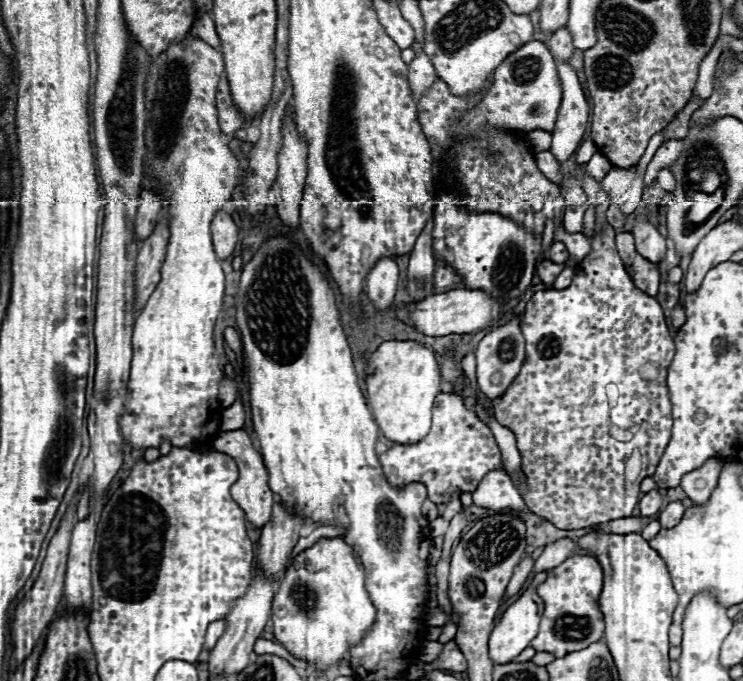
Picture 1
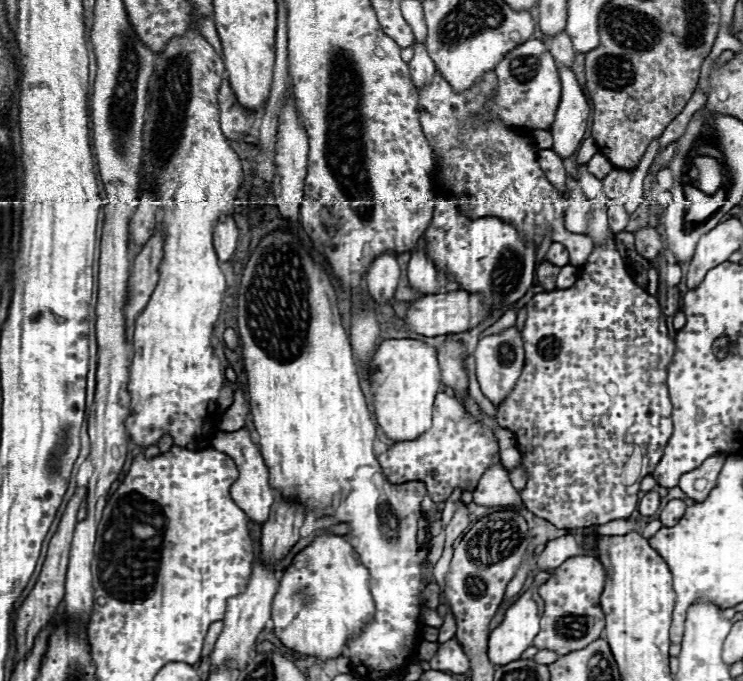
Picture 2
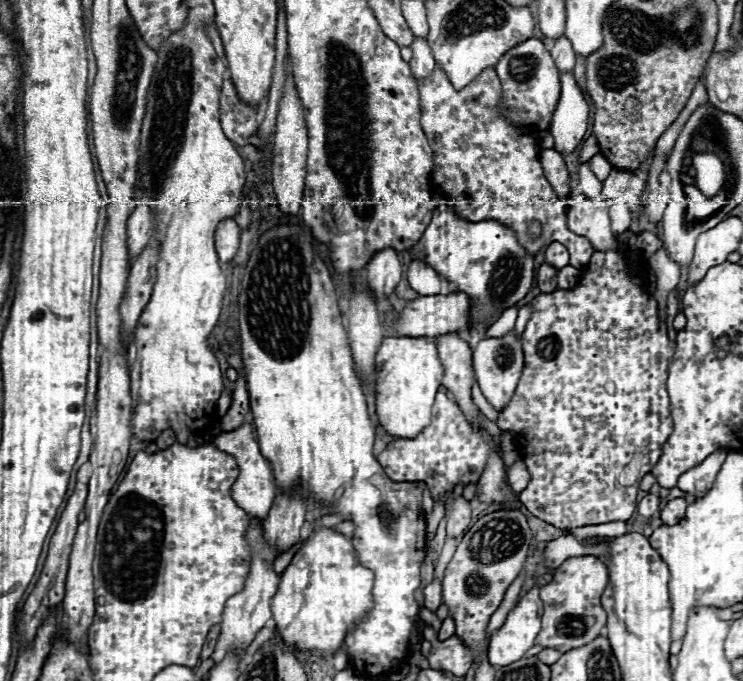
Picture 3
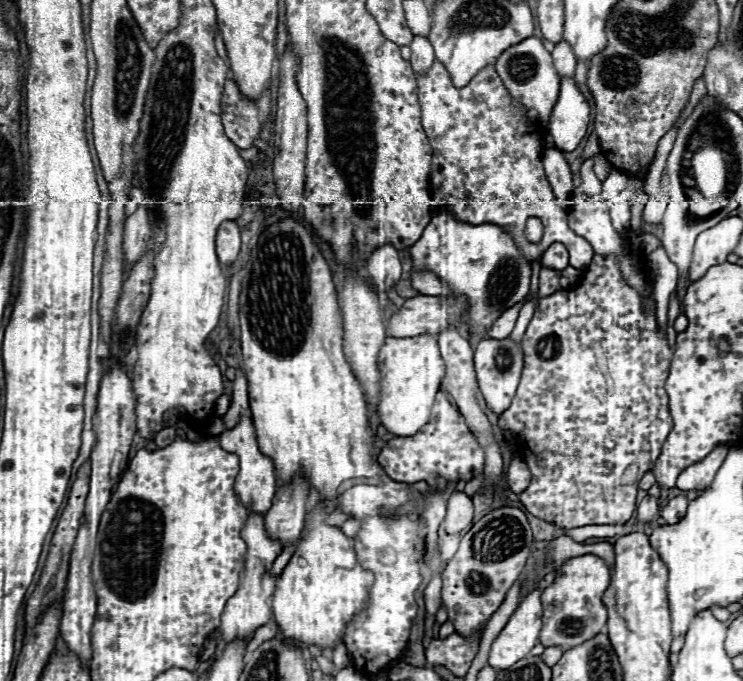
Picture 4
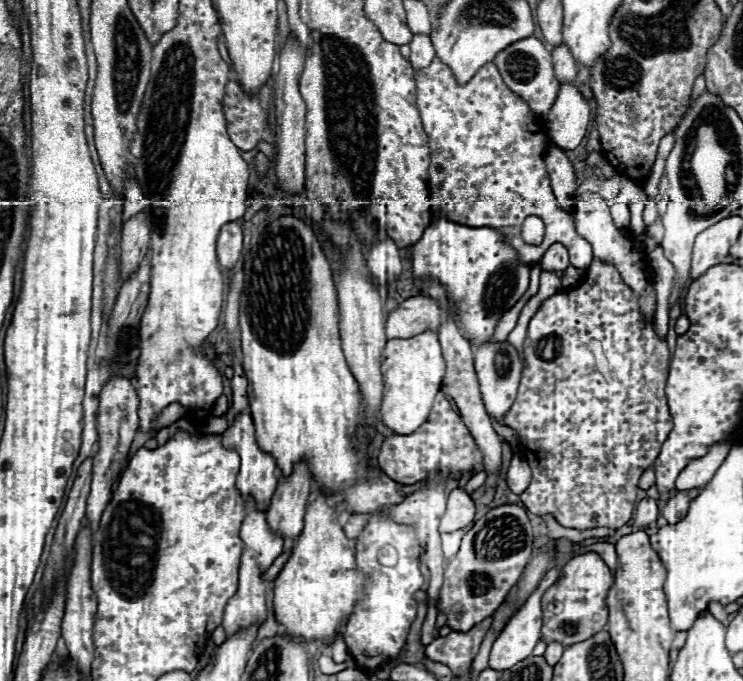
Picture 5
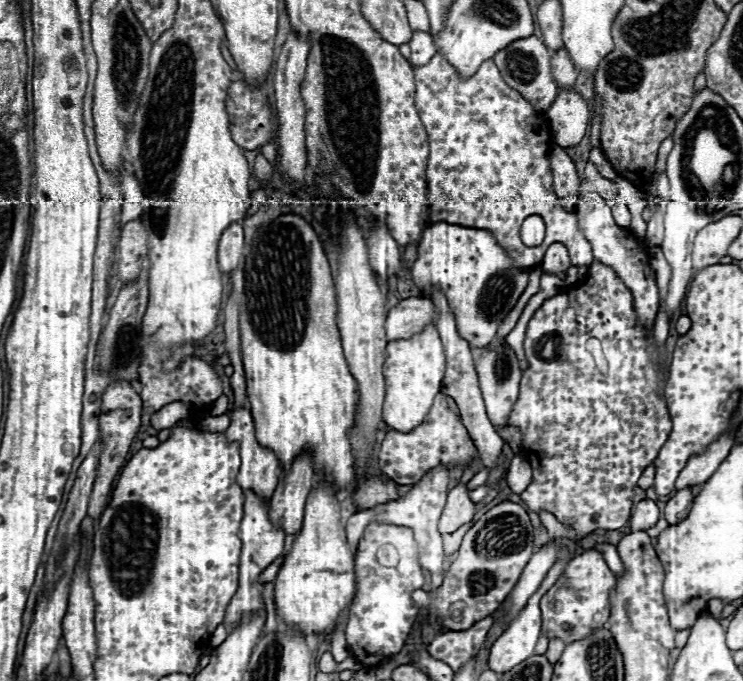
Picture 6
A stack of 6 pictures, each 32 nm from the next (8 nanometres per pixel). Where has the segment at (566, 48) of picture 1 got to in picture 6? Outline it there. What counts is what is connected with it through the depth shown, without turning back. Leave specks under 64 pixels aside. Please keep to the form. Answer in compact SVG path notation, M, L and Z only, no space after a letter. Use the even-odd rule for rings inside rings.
M558 50L552 58L552 76L554 76L554 82L558 84L558 90L566 90L566 88L572 88L574 82L576 82L576 68L574 64L570 62L570 56L566 54L566 50Z

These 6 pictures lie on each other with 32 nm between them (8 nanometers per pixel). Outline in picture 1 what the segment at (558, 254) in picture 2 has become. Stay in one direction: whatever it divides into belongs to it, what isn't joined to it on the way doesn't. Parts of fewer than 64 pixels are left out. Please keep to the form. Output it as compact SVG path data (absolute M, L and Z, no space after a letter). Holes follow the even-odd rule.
M554 242L548 250L548 260L552 260L554 264L564 264L568 260L568 252L566 246L562 242Z

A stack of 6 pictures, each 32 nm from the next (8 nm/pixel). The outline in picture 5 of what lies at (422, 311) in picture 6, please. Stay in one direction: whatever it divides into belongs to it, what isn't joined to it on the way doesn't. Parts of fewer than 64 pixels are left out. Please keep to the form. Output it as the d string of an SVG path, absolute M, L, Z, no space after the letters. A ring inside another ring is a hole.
M412 296L396 310L390 312L386 322L386 336L392 338L412 338L424 330L438 330L444 320L444 310L428 296Z

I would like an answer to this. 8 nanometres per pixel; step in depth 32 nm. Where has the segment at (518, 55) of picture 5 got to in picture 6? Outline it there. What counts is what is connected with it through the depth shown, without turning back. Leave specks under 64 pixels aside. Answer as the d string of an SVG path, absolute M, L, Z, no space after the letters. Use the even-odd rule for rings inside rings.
M536 36L518 38L494 56L494 62L500 68L500 74L504 76L506 84L510 84L514 90L518 90L538 112L546 112L558 96L558 88L550 76L550 60L552 60L552 56L550 56L548 48Z

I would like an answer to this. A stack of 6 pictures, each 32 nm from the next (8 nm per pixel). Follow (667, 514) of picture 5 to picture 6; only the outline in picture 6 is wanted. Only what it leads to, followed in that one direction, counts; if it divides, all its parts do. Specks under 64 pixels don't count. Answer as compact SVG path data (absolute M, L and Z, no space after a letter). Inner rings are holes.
M690 488L676 490L676 494L668 500L668 504L664 508L664 518L668 520L668 524L682 522L688 516L688 512L690 512L692 502L694 502L694 496L692 496Z

